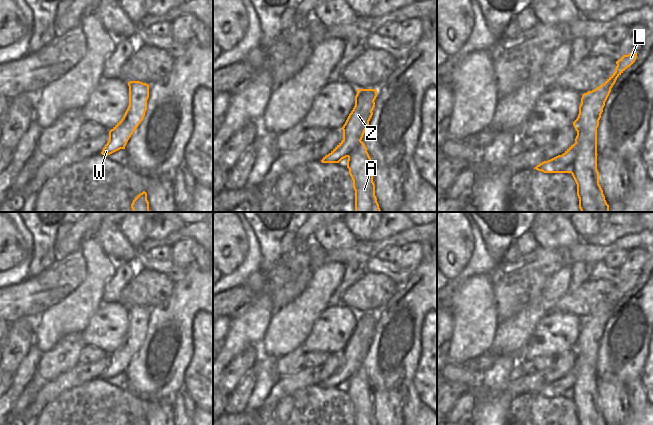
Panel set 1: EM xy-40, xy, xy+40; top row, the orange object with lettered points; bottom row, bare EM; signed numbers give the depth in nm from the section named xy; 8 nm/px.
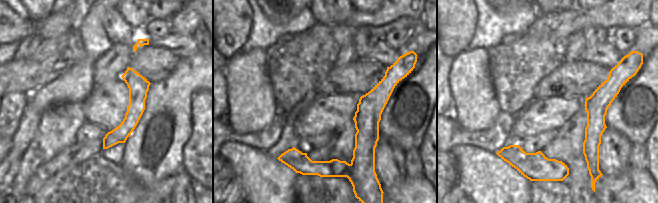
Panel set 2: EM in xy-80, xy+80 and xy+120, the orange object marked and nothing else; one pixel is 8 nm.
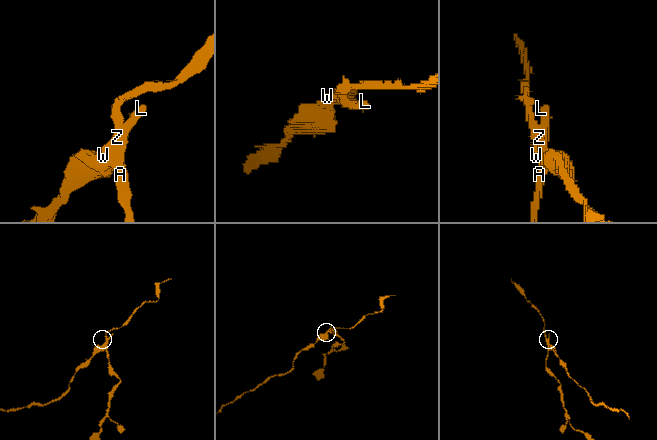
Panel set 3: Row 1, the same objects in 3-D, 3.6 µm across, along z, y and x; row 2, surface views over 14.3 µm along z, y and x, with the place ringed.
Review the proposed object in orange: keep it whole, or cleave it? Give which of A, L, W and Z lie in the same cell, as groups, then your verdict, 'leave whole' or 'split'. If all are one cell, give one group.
A L / W Z | split

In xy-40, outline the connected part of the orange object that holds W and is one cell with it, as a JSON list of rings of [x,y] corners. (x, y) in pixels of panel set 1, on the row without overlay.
[[[130,305],[129,330],[123,342],[109,355],[109,364],[101,378],[108,380],[125,370],[145,340],[149,309],[140,305]]]

